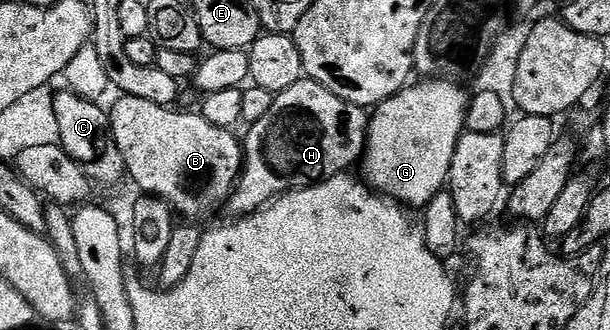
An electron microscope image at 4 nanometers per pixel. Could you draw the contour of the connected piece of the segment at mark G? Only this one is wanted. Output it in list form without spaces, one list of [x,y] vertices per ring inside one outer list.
[[[430,79],[406,85],[397,95],[377,104],[369,121],[369,132],[365,138],[365,175],[363,179],[378,195],[395,199],[406,208],[424,209],[436,195],[446,190],[455,157],[455,149],[461,136],[466,134],[469,118],[470,92],[464,91],[461,83],[450,83],[447,79]]]

